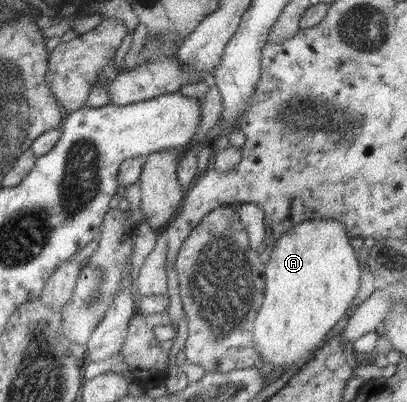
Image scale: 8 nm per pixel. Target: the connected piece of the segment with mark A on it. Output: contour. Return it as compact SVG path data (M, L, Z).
M334 218L308 219L297 223L274 243L267 263L263 265L265 291L253 324L253 343L261 365L271 364L274 370L289 370L300 360L315 353L315 345L342 320L349 303L356 300L360 268L357 255L350 245L350 236Z

